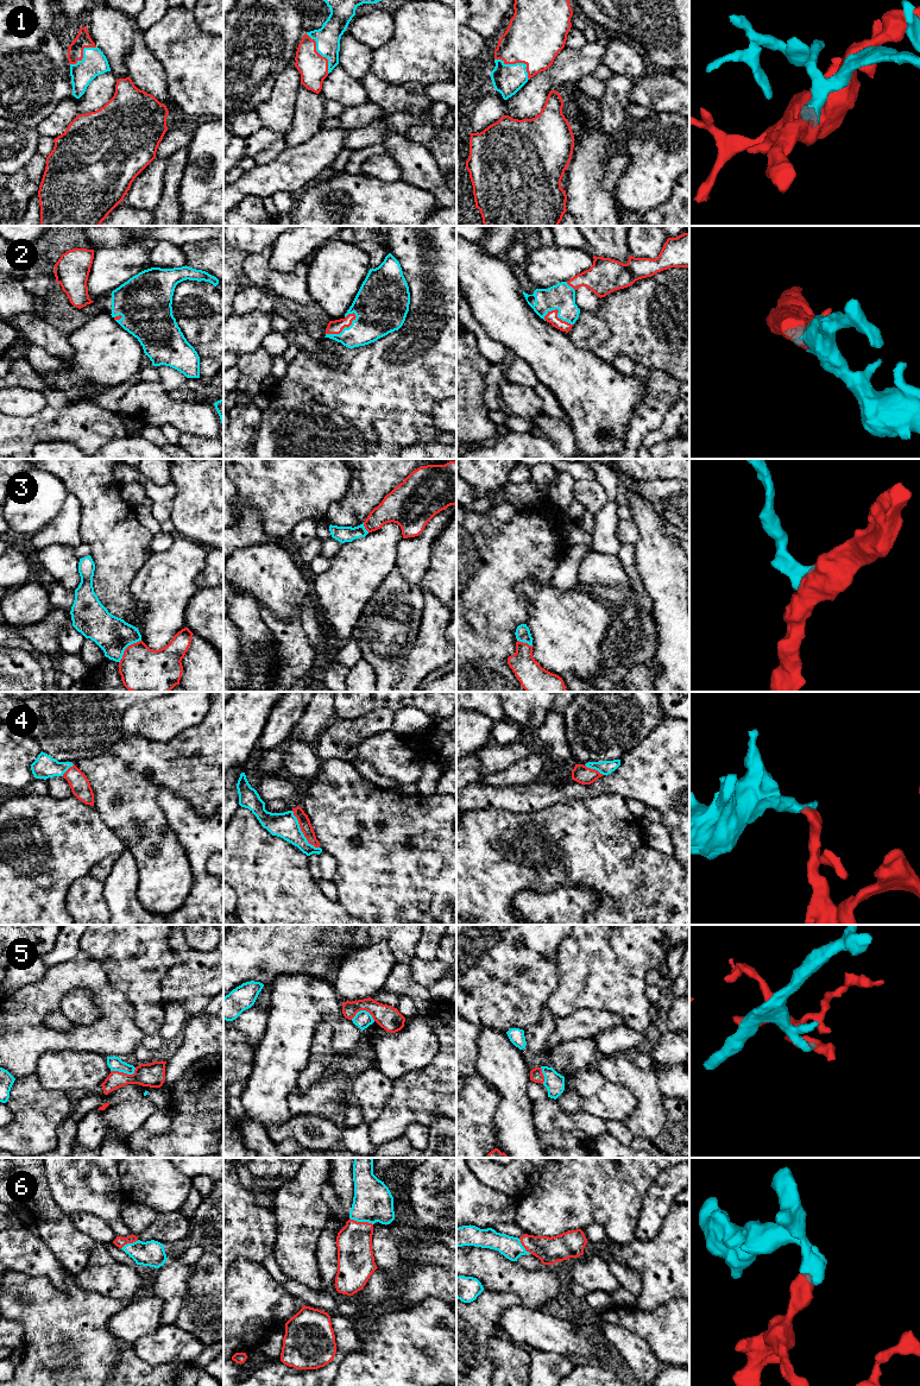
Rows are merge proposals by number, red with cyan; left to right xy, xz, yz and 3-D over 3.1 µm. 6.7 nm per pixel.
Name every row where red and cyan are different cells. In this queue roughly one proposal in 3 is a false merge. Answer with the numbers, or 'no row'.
4, 5

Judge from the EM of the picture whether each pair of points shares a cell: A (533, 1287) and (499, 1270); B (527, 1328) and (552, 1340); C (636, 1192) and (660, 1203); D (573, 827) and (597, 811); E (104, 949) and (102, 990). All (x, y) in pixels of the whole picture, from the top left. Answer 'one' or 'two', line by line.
A: one
B: one
C: two
D: one
E: two

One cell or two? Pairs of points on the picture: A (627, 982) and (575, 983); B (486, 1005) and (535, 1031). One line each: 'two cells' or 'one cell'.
A: one cell
B: two cells

